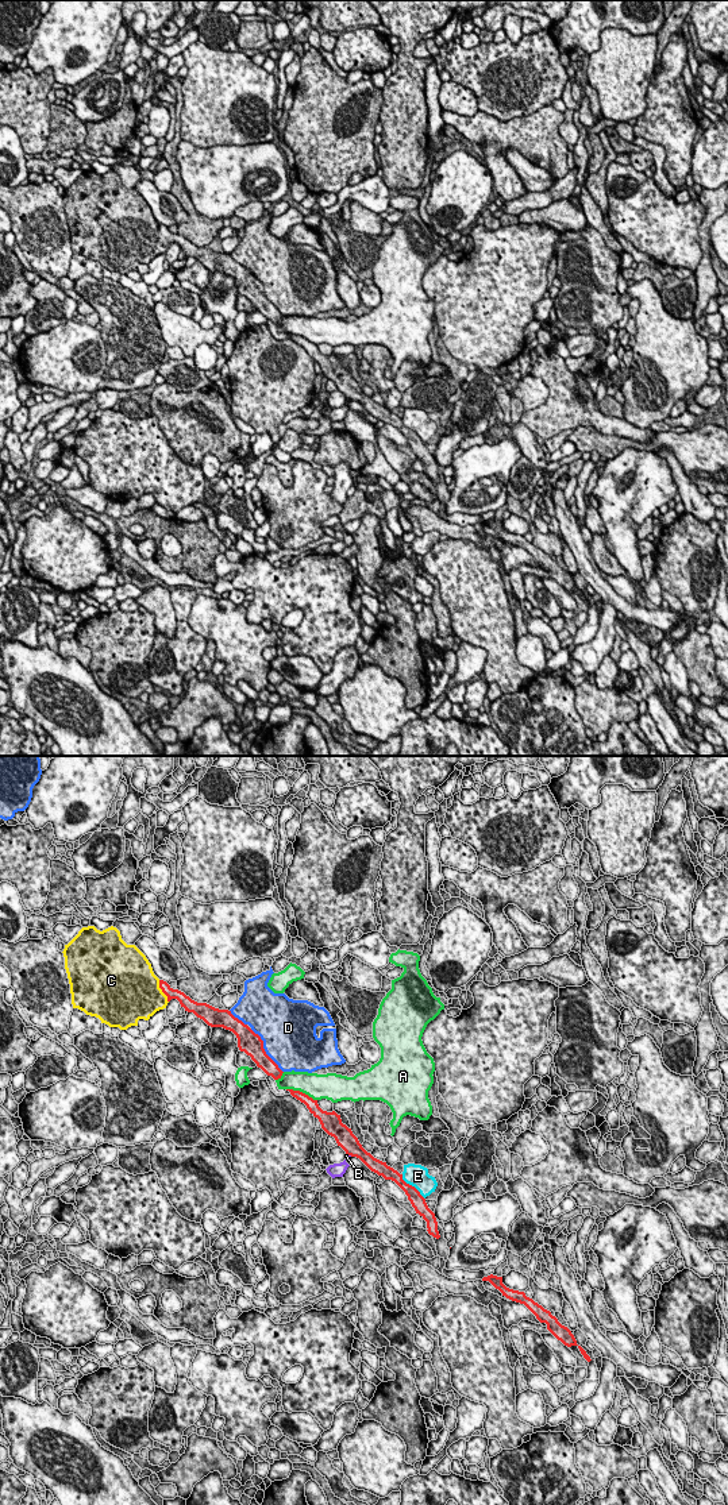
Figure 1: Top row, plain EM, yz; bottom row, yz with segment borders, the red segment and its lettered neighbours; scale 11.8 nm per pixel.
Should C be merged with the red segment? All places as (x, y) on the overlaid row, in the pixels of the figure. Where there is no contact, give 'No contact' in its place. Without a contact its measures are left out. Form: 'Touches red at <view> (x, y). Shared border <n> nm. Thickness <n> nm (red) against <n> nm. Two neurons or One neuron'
Touches red at yz (162, 991). Shared border 300 nm. Thickness 130 nm (red) against 480 nm. One neuron

